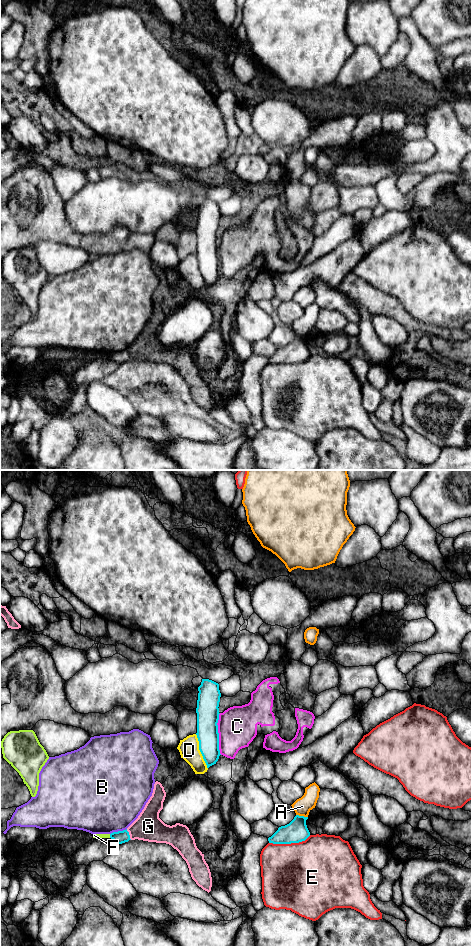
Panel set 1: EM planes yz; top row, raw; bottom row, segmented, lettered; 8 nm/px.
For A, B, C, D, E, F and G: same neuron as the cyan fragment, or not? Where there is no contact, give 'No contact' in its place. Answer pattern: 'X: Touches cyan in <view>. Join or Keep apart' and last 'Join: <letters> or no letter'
A: Touches cyan in yz. Keep apart
B: Touches cyan in yz. Keep apart
C: Touches cyan in yz. Keep apart
D: Touches cyan in yz. Keep apart
E: Touches cyan in yz. Keep apart
F: Touches cyan in yz. Keep apart
G: Touches cyan in yz. Keep apart
Join: no letter

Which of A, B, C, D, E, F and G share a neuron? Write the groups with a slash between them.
A / B / C / D / E / F / G

